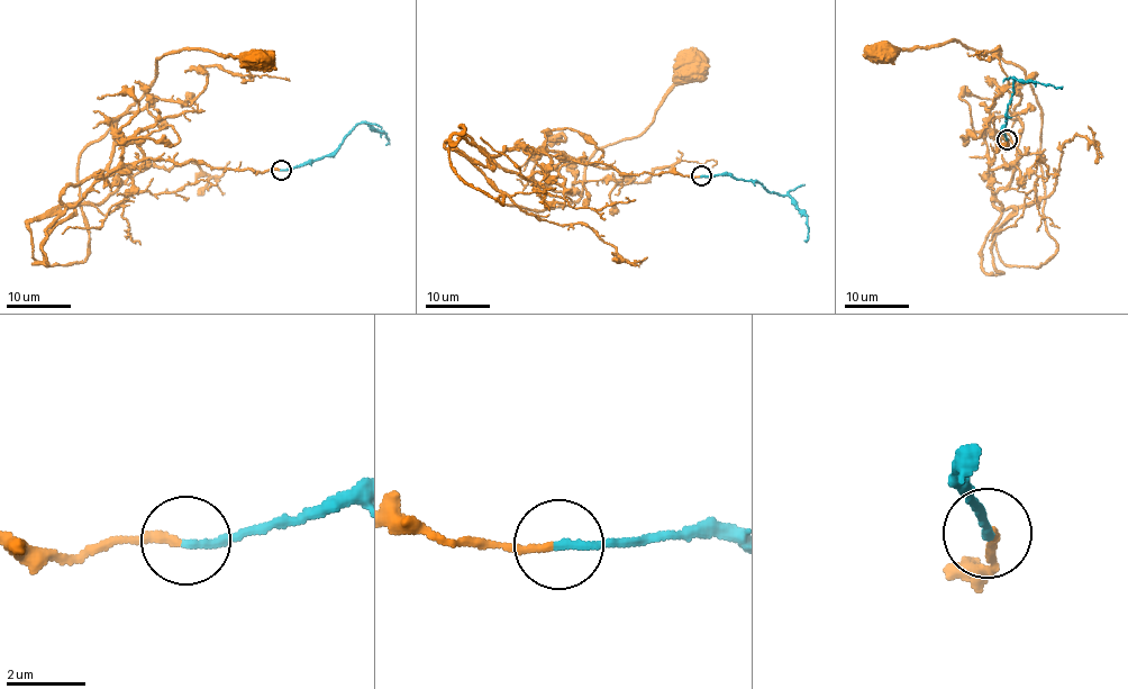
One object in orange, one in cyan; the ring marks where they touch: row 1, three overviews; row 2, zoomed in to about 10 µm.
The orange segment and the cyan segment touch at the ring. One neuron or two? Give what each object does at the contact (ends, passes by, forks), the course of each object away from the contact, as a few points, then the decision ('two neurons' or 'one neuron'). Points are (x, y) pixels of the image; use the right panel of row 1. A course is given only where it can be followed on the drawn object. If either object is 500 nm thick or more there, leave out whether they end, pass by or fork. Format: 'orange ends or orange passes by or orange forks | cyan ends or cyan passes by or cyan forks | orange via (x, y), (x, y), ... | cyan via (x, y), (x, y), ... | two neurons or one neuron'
orange ends | cyan ends | orange via (1007, 138), (990, 165), (1013, 209), (998, 256), (1039, 265), (1057, 247), (1026, 74), (952, 38), (881, 55) | cyan via (1007, 138), (1006, 118), (1015, 78), (1062, 89) | one neuron

